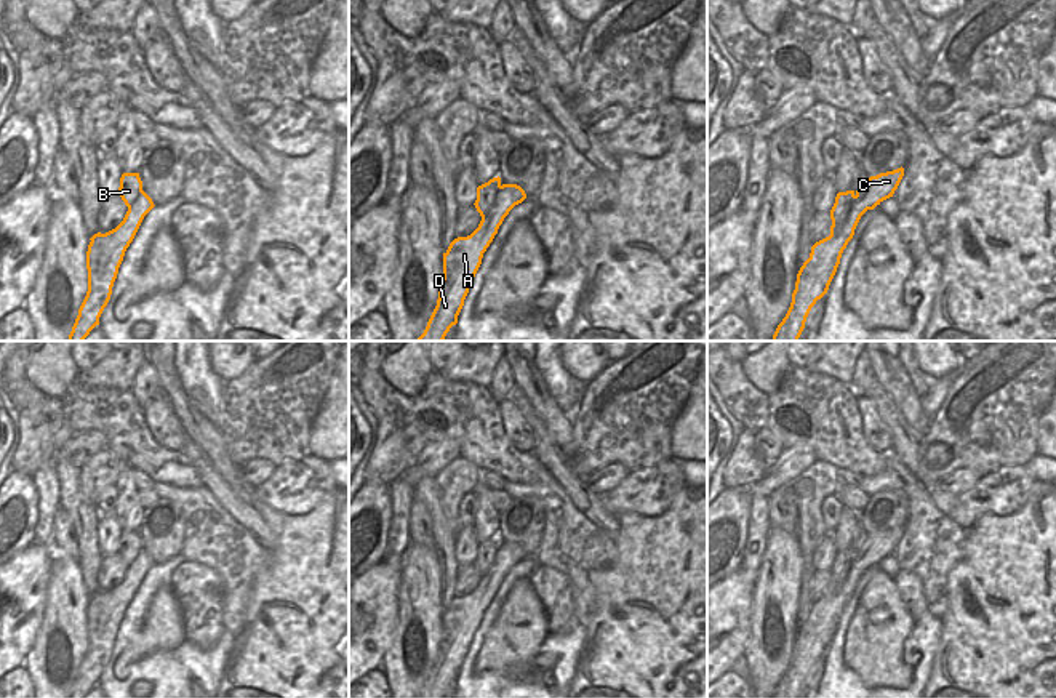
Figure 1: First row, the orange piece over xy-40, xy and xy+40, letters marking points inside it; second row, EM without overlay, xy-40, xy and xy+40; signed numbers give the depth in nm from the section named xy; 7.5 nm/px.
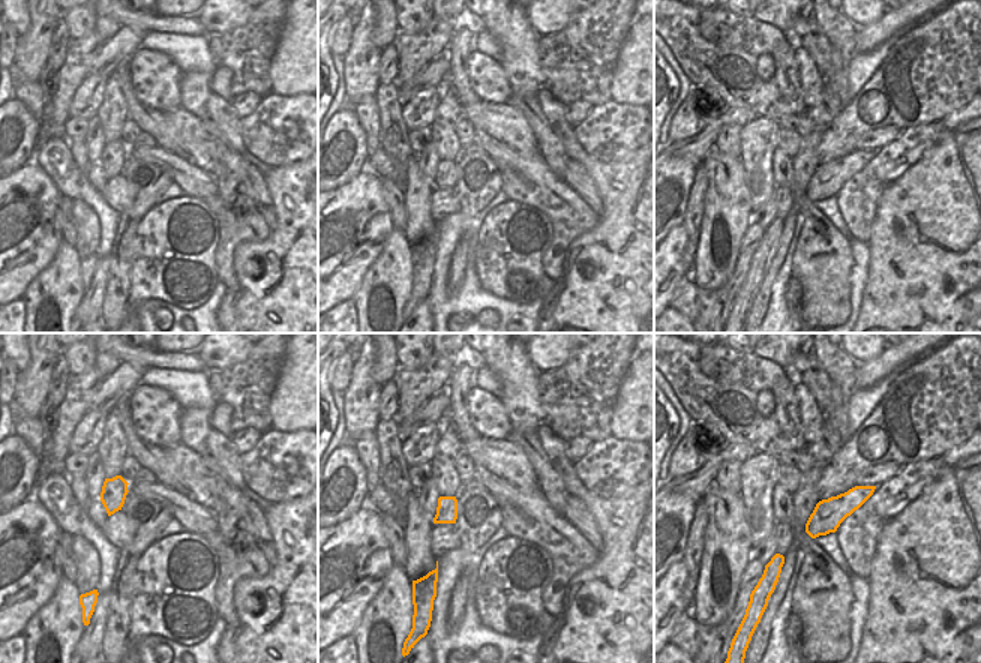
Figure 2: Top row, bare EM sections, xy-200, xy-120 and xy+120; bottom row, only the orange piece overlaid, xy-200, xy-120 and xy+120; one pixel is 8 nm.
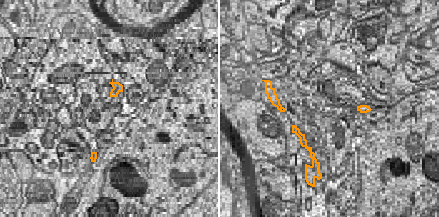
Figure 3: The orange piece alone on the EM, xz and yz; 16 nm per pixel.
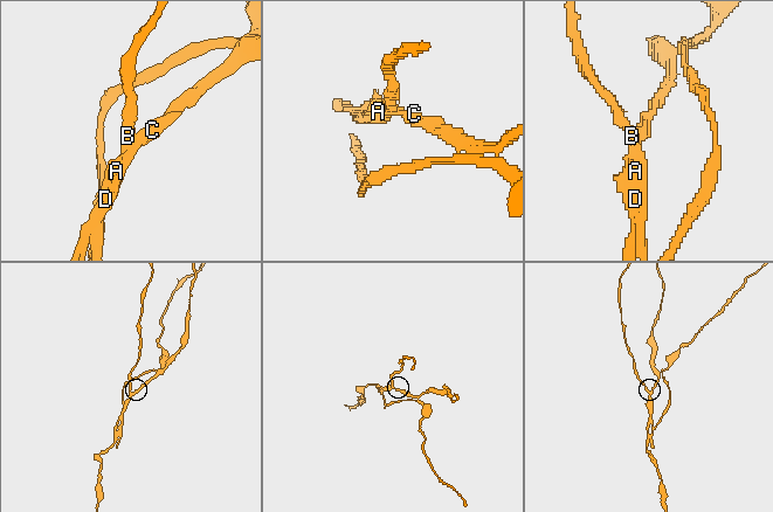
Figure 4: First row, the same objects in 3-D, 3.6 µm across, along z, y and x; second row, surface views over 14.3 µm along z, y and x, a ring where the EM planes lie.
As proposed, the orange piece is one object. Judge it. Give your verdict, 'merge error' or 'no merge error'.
merge error

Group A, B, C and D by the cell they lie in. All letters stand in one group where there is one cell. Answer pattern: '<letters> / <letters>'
A C D / B

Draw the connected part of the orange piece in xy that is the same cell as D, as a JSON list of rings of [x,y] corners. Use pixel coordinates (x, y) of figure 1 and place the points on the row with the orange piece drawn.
[[[502,184],[501,191],[496,195],[496,200],[490,210],[490,213],[482,218],[478,227],[467,237],[458,237],[454,239],[448,250],[443,253],[443,279],[438,287],[438,299],[437,306],[427,322],[427,327],[421,338],[416,341],[427,341],[424,336],[440,319],[448,319],[448,325],[458,323],[458,315],[464,306],[464,299],[469,293],[469,288],[472,285],[472,280],[482,264],[483,253],[493,242],[494,235],[498,234],[499,226],[502,224],[504,218],[509,215],[509,211],[522,203],[526,199],[525,191],[517,184]]]

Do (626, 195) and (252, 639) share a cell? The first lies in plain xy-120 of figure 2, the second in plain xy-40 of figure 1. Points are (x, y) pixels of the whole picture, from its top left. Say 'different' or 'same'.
same

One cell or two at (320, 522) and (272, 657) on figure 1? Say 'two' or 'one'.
one

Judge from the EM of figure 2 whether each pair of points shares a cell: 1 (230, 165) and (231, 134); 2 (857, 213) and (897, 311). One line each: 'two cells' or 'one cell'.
1: two cells
2: two cells

